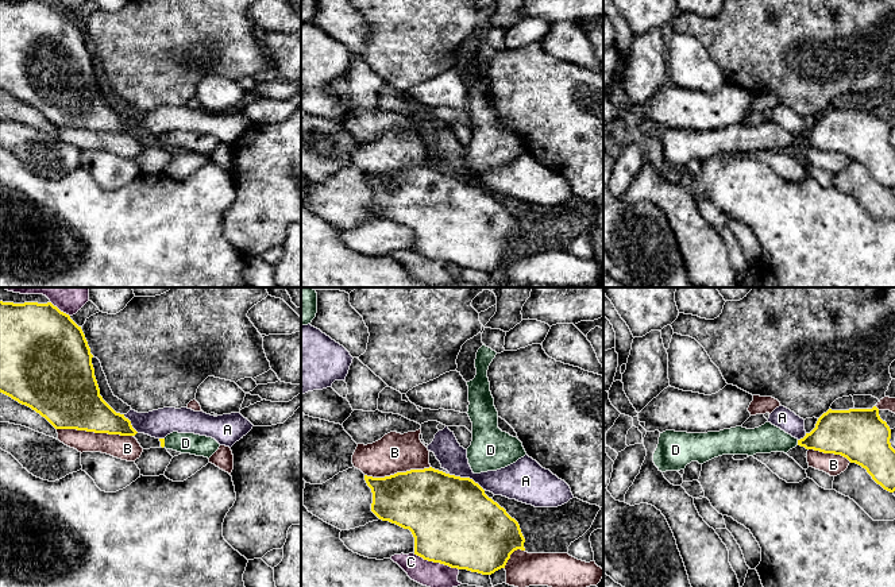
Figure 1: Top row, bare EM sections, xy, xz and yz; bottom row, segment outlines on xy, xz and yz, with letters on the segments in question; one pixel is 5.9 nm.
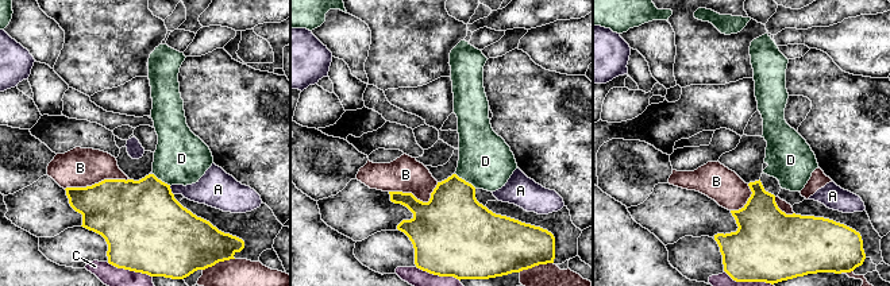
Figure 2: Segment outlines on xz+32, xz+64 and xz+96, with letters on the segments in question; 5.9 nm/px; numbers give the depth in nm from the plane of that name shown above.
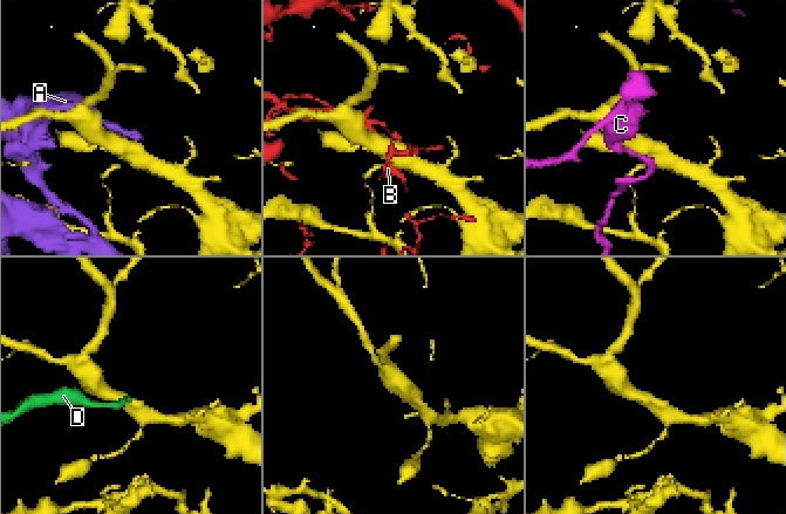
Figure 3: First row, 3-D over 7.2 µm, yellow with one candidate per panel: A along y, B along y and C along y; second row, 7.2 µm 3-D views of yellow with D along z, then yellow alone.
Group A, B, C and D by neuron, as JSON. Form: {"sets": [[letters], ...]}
{"sets": [["A"], ["B"], ["C"], ["D"]]}

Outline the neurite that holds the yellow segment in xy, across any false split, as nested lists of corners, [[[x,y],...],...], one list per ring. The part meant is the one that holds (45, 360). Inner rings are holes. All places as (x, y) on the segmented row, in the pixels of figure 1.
[[[0,301],[0,393],[31,408],[55,429],[135,436],[138,432],[132,428],[131,421],[124,414],[116,413],[100,395],[92,358],[81,327],[51,302]]]

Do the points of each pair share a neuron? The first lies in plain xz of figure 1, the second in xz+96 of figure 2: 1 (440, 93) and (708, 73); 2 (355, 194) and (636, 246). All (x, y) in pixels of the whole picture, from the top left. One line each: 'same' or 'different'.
1: different
2: different

